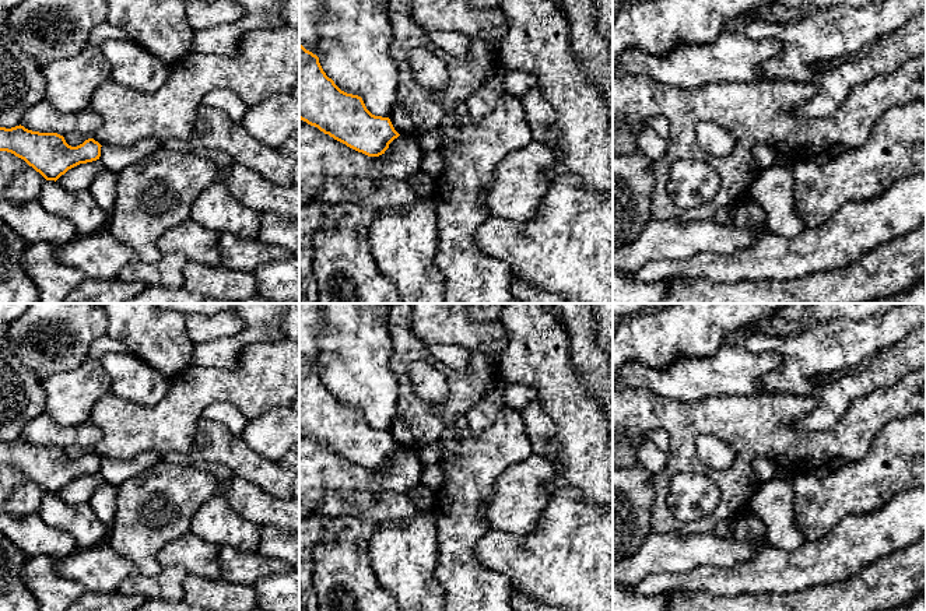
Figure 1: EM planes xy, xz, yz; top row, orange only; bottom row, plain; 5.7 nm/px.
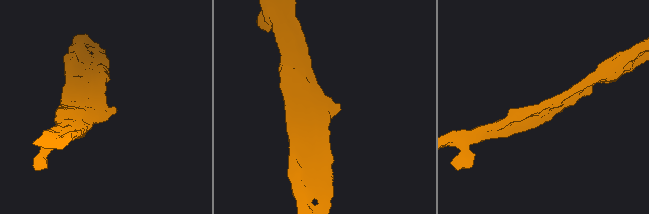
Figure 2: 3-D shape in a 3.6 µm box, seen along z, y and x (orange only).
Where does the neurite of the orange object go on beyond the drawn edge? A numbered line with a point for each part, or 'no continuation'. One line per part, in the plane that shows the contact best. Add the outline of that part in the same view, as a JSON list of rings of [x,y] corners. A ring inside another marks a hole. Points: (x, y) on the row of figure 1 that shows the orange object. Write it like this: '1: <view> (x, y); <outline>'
no continuation

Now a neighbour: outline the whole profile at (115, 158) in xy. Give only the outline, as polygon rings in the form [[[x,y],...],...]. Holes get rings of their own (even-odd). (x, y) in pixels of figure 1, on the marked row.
[[[154,138],[140,140],[131,147],[102,145],[99,159],[105,169],[119,173],[159,148],[162,148],[161,140]]]

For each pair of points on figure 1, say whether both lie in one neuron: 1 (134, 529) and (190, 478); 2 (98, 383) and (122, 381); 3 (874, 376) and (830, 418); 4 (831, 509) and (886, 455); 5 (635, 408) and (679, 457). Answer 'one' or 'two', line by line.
1: one
2: two
3: one
4: one
5: one

